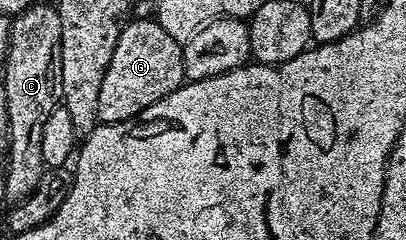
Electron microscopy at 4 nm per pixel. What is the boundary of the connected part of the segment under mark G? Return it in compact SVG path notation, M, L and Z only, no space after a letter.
M129 20L124 30L118 35L117 46L114 47L113 58L110 59L108 68L106 68L105 78L102 79L102 89L98 94L97 115L99 120L105 125L113 125L119 121L128 121L131 117L137 117L146 107L166 99L175 89L179 89L185 84L184 75L184 50L178 42L170 39L166 31L156 20L148 21Z

